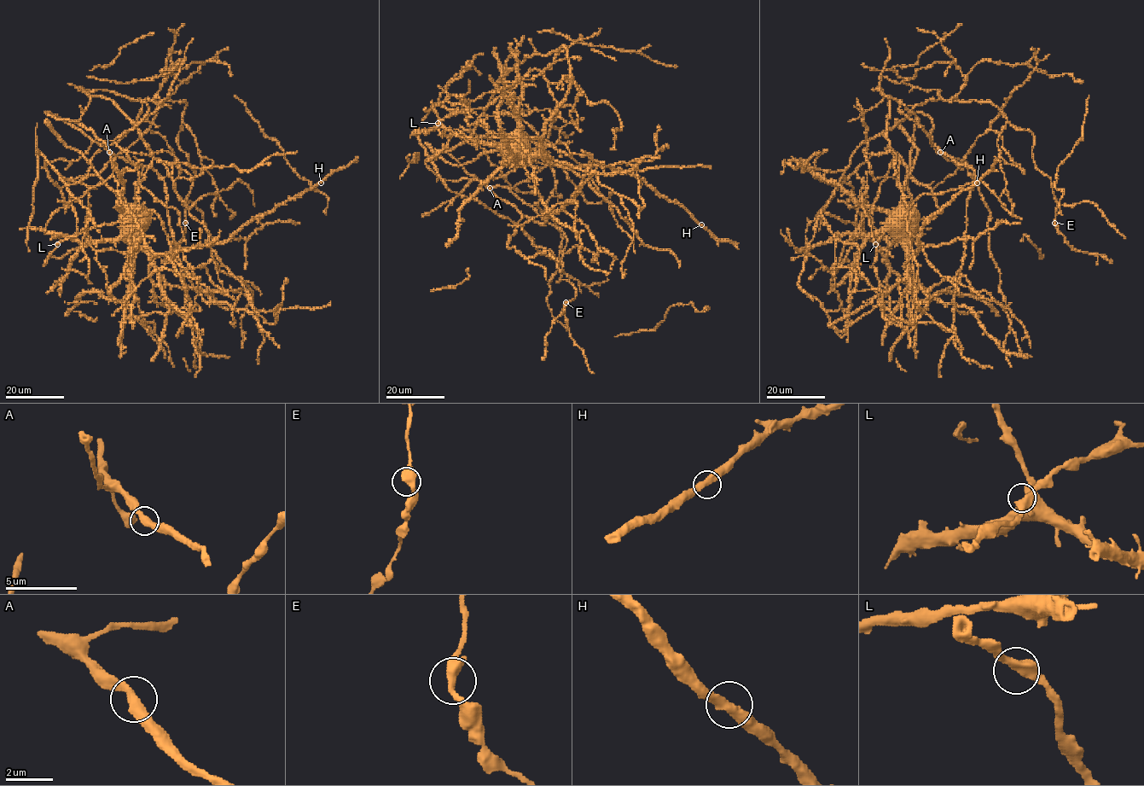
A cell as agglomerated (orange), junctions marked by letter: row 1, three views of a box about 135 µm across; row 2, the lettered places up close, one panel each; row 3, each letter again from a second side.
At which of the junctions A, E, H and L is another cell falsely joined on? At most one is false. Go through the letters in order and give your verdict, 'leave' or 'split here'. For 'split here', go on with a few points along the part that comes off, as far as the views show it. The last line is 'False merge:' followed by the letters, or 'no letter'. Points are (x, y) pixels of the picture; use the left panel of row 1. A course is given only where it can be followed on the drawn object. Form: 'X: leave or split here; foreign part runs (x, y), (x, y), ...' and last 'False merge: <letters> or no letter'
A: leave
E: leave
H: leave
L: leave
False merge: no letter

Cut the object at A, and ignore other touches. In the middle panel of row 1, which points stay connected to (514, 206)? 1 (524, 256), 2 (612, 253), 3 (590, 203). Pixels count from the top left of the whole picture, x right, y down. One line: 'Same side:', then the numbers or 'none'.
Same side: 1, 2

